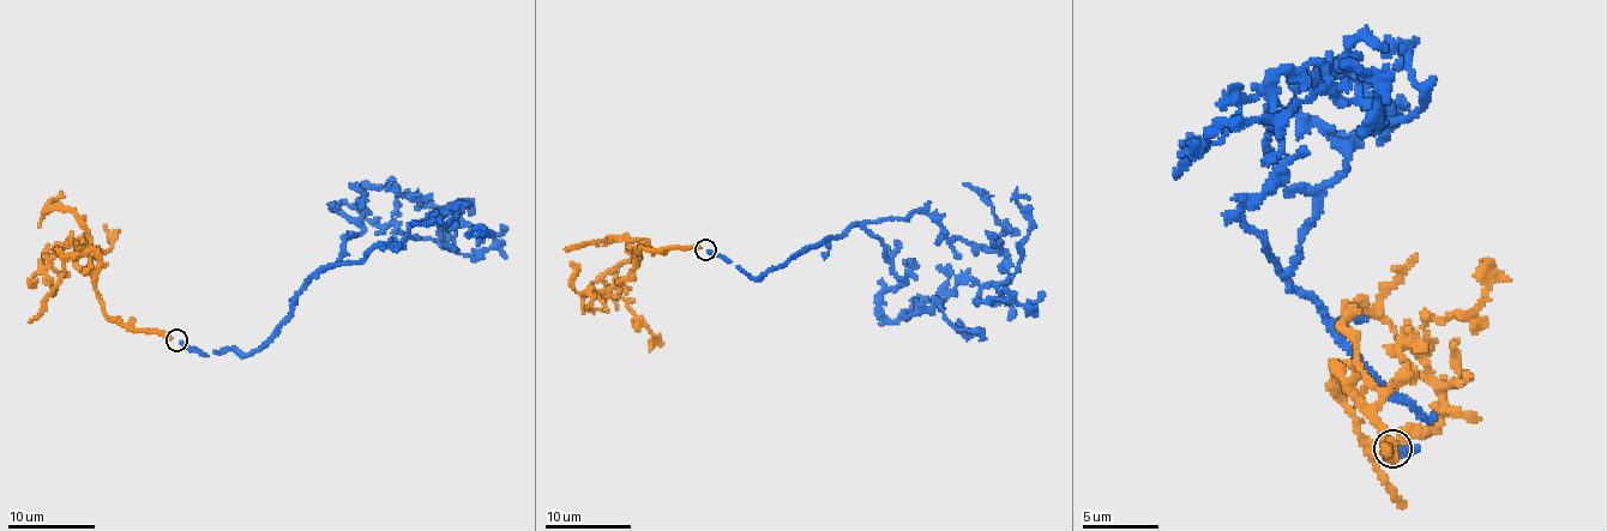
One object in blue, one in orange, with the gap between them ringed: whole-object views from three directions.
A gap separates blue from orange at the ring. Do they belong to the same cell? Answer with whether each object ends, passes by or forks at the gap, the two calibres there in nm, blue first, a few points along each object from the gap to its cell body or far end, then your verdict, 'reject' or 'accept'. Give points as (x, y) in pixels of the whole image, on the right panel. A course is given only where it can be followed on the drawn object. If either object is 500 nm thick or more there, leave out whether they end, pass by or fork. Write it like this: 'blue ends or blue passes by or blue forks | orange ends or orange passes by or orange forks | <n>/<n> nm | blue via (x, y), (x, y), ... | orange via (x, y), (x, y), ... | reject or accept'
blue ends | orange ends | 260/260 nm | blue via (1395, 447), (1437, 415), (1241, 209), (1274, 168), (1281, 72), (1319, 65), (1377, 126), (1374, 79), (1342, 62) | orange via (1389, 448), (1376, 405), (1410, 376), (1401, 355), (1420, 326), (1474, 312), (1484, 296), (1481, 261) | accept

